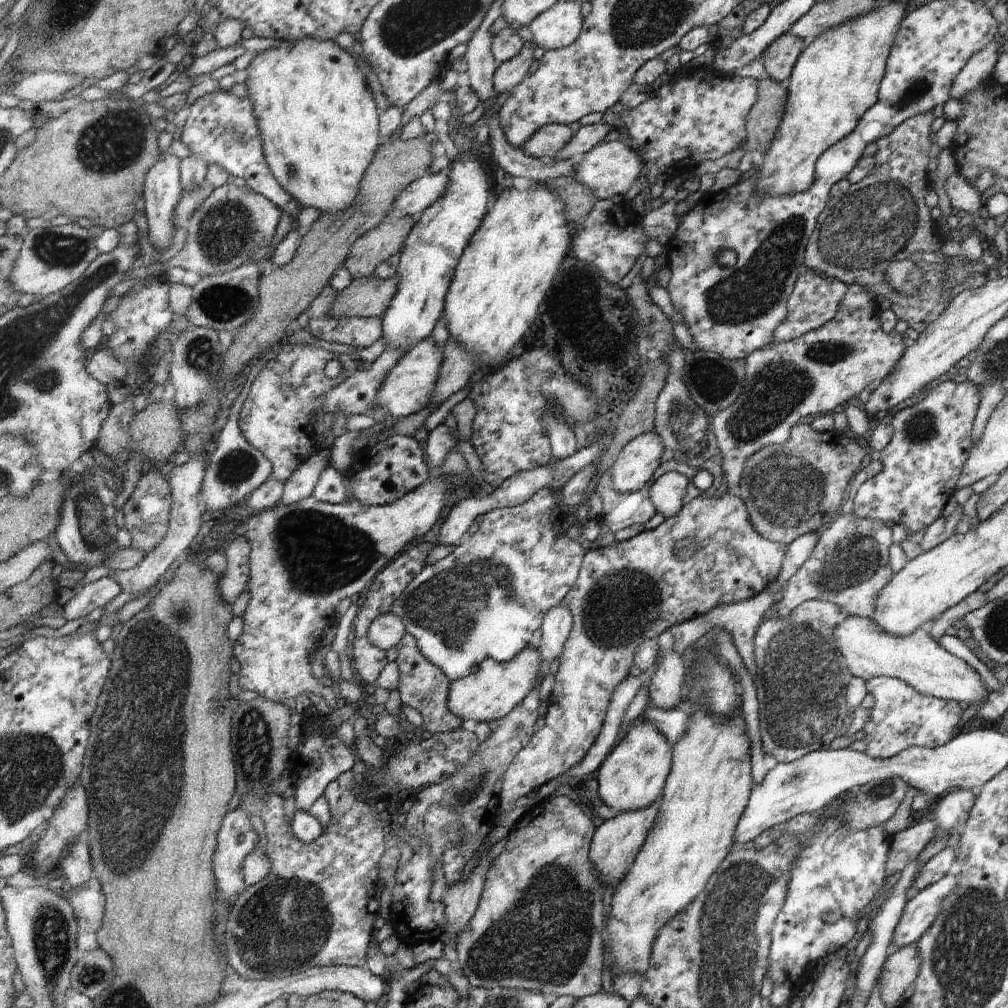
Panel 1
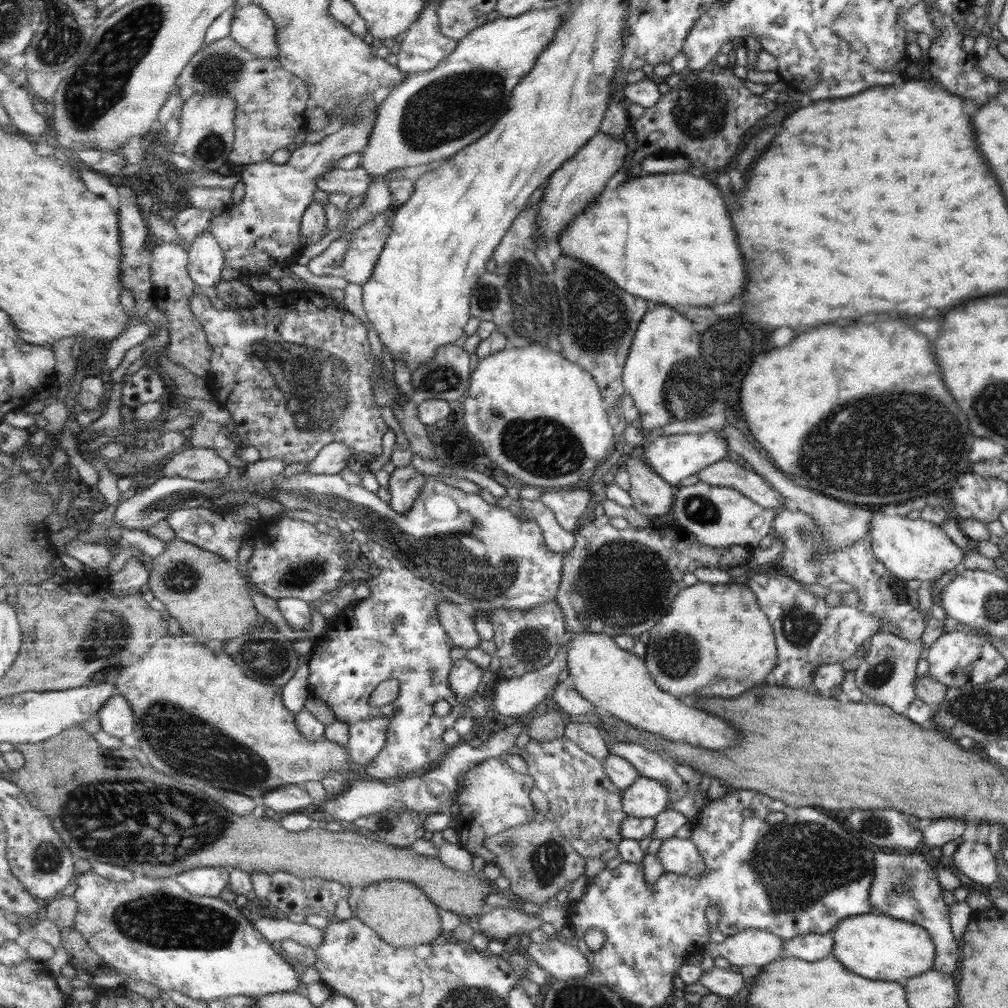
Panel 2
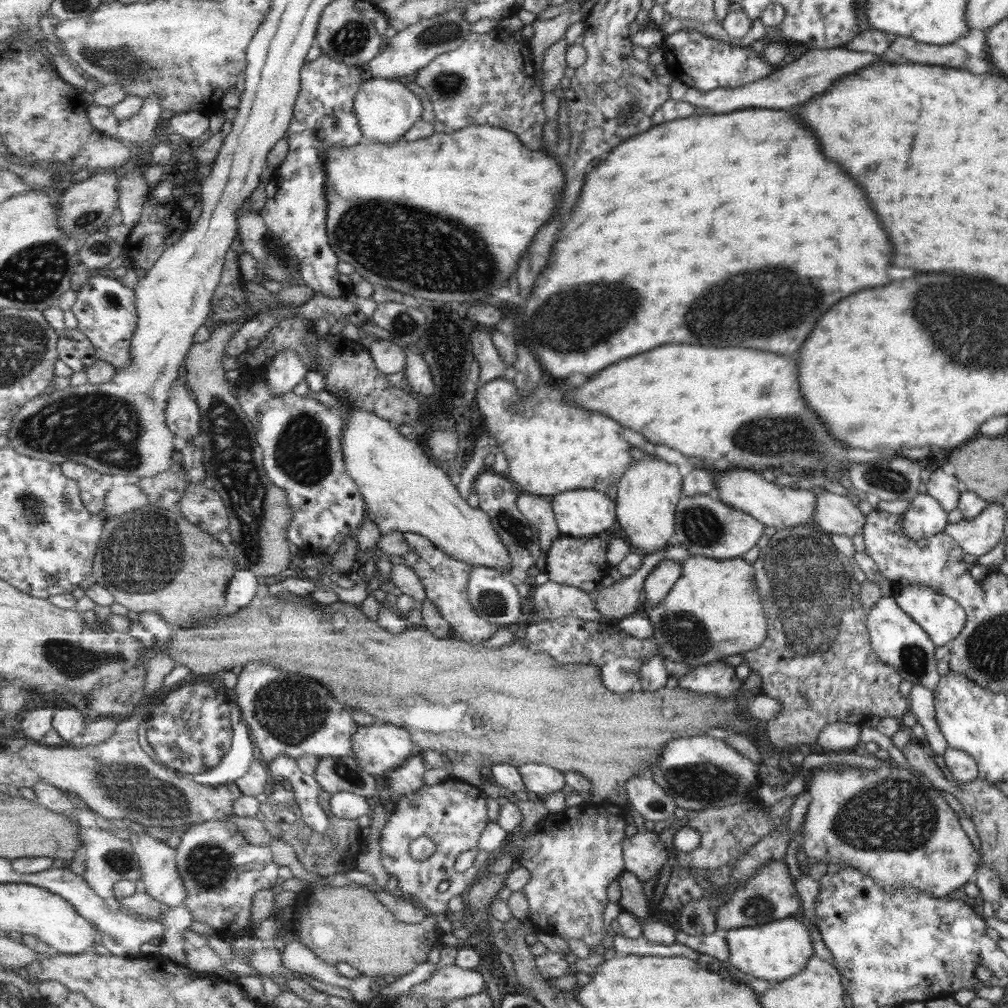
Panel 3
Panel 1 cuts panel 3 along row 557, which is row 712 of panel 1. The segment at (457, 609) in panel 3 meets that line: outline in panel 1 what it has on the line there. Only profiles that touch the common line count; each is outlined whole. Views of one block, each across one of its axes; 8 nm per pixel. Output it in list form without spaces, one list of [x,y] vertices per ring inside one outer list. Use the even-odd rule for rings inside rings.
[[[407,634],[397,646],[397,652],[398,658],[396,660],[401,672],[399,691],[402,703],[421,714],[425,730],[435,735],[436,733],[449,733],[460,727],[469,727],[465,721],[449,711],[448,697],[451,681],[437,666],[429,663],[429,660],[422,656],[416,639]]]

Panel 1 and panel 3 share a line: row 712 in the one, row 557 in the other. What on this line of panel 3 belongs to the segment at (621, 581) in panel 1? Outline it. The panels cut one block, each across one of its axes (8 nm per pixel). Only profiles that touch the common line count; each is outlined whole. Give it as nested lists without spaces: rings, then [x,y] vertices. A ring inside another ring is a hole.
[[[597,535],[586,539],[562,536],[553,542],[546,558],[546,578],[559,584],[582,588],[594,594],[601,588],[601,580],[610,576],[611,565],[607,563],[608,542],[603,542]]]

